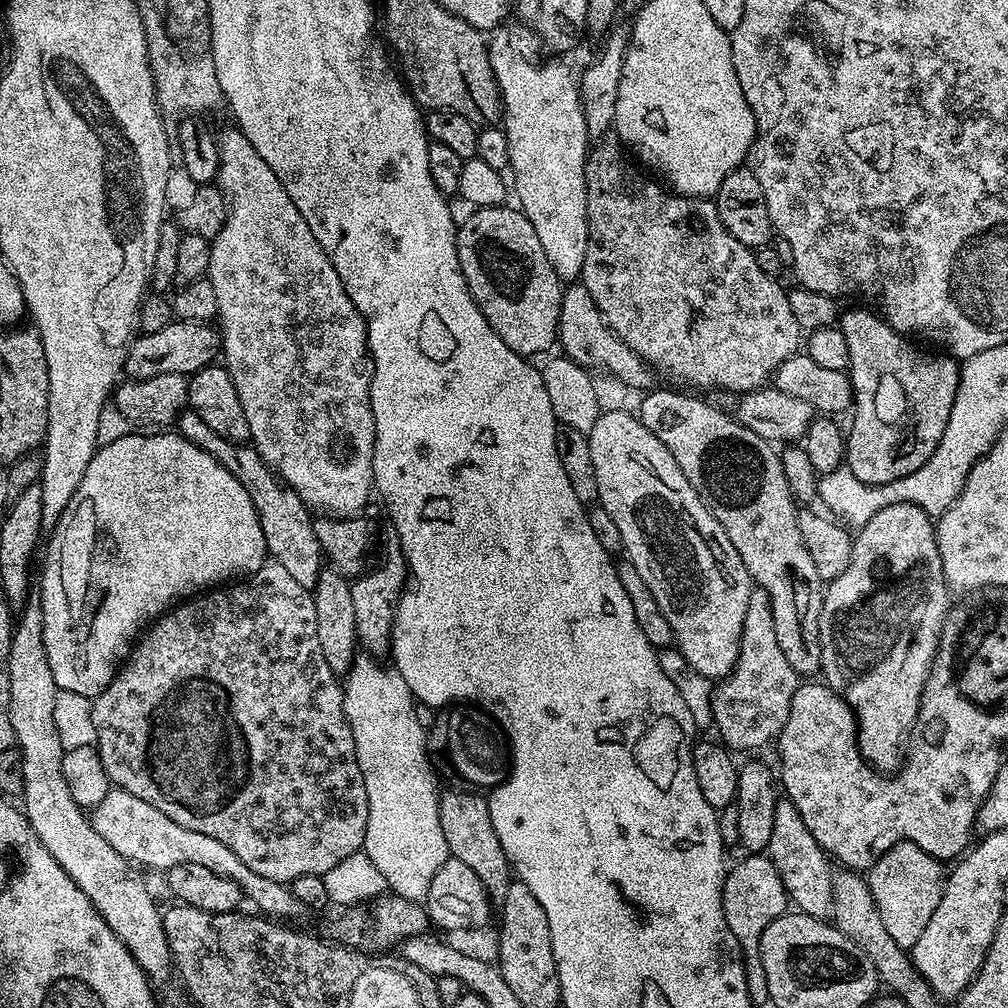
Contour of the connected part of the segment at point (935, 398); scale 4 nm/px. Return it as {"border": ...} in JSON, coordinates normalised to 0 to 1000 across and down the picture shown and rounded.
{"border":[[[864,305],[845,306],[834,309],[831,324],[839,331],[839,343],[843,343],[843,363],[840,370],[845,374],[847,404],[844,406],[845,422],[840,422],[837,438],[839,462],[860,480],[882,480],[901,471],[907,464],[913,464],[927,450],[935,431],[938,431],[938,419],[942,419],[942,403],[946,403],[946,391],[950,391],[952,361],[939,351],[928,353],[916,349],[904,341],[896,329],[888,329],[877,314]]]}

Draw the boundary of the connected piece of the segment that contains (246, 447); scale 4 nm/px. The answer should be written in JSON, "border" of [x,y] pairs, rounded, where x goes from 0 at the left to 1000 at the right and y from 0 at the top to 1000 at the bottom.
{"border":[[[184,407],[179,410],[177,429],[188,438],[192,438],[192,442],[204,446],[204,450],[224,462],[224,466],[228,466],[228,470],[232,470],[232,474],[240,478],[244,490],[248,490],[248,498],[252,498],[252,506],[260,522],[260,534],[264,534],[267,553],[275,556],[285,567],[292,569],[293,575],[309,585],[315,577],[319,549],[310,521],[312,512],[306,501],[270,467],[270,463],[254,449],[249,439],[233,440],[220,435],[220,431],[212,431],[212,427],[208,427],[208,423],[204,423],[204,419],[200,419],[194,409]]]}

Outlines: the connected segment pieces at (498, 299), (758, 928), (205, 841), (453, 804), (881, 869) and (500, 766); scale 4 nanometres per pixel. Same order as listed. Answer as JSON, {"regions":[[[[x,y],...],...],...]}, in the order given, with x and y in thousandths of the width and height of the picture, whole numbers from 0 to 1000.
{"regions":[[[[493,204],[491,206],[473,206],[465,209],[461,218],[455,219],[452,228],[452,247],[454,260],[458,264],[458,272],[462,276],[462,284],[482,319],[510,347],[521,355],[532,355],[535,349],[551,342],[556,328],[556,301],[560,295],[556,273],[546,264],[546,256],[542,256],[542,248],[538,248],[538,239],[534,236],[530,224],[526,224],[526,216],[520,214],[515,205]]],[[[742,847],[739,850],[739,853],[732,854],[727,861],[725,858],[724,864],[719,868],[716,899],[720,907],[720,919],[724,919],[728,931],[732,931],[734,936],[734,943],[741,949],[742,988],[747,997],[754,998],[754,995],[759,995],[760,992],[758,963],[753,950],[756,923],[760,923],[764,915],[768,915],[783,904],[784,890],[778,883],[778,876],[772,863],[761,848]]],[[[114,780],[108,781],[105,792],[90,803],[89,813],[93,823],[97,823],[97,827],[101,827],[101,831],[105,831],[105,835],[109,835],[109,839],[113,839],[113,843],[117,843],[117,847],[121,847],[132,858],[144,857],[147,861],[159,863],[178,857],[204,859],[204,863],[231,873],[242,886],[245,896],[250,898],[256,895],[258,902],[260,867],[252,867],[252,863],[248,863],[248,859],[244,859],[244,855],[240,855],[240,851],[236,851],[228,839],[216,835],[216,831],[208,831],[208,827],[196,827],[196,823],[185,823],[177,819],[177,815],[161,808],[161,804],[149,796],[141,796],[141,792],[133,792],[133,788]]],[[[460,784],[464,786],[444,786],[442,785],[436,791],[437,796],[437,810],[438,825],[441,827],[442,839],[444,840],[447,852],[453,853],[454,855],[462,855],[462,859],[466,859],[466,863],[470,863],[470,867],[474,867],[474,875],[478,875],[478,879],[484,884],[485,890],[488,891],[499,891],[502,887],[506,876],[506,858],[502,851],[502,843],[498,843],[498,835],[494,835],[494,827],[490,827],[490,815],[486,815],[486,804],[484,803],[484,795],[479,789],[473,788],[468,784]]],[[[896,833],[865,856],[864,861],[860,862],[859,872],[883,930],[894,940],[904,942],[915,923],[919,923],[927,903],[931,903],[931,895],[937,886],[938,858],[919,847],[915,839]]],[[[467,696],[453,697],[445,701],[442,707],[446,720],[442,746],[444,750],[448,749],[448,758],[452,761],[453,768],[464,777],[461,779],[472,784],[487,784],[503,774],[506,765],[506,739],[496,717]]]]}

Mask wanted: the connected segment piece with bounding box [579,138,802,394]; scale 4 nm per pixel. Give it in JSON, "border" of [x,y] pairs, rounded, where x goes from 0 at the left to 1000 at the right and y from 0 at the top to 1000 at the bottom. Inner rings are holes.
{"border":[[[603,137],[598,141],[592,142],[590,146],[583,152],[583,160],[581,161],[581,192],[583,193],[583,247],[581,248],[581,260],[577,264],[574,277],[577,279],[579,287],[585,292],[585,296],[589,296],[589,300],[593,304],[593,308],[597,312],[599,320],[609,332],[612,333],[617,339],[621,339],[621,343],[625,343],[625,347],[629,347],[629,351],[633,351],[643,361],[646,361],[652,370],[660,369],[663,373],[668,373],[671,377],[676,377],[679,382],[687,387],[694,387],[690,385],[715,385],[718,389],[726,389],[725,391],[733,391],[735,389],[746,389],[749,385],[759,384],[769,374],[772,363],[776,363],[776,359],[780,359],[780,355],[791,352],[793,343],[796,341],[796,326],[792,323],[792,315],[788,315],[788,308],[784,308],[784,300],[782,299],[782,291],[776,285],[774,287],[775,279],[768,274],[761,274],[758,269],[752,265],[750,259],[750,251],[745,246],[736,244],[736,240],[732,240],[732,236],[728,236],[728,232],[724,232],[724,228],[720,228],[720,224],[716,224],[716,216],[712,216],[712,208],[709,201],[705,197],[695,196],[693,194],[677,194],[668,192],[666,189],[654,187],[647,179],[642,179],[637,172],[636,168],[630,162],[626,163],[625,160],[619,156],[620,148],[617,146],[616,140],[611,137]]]}

